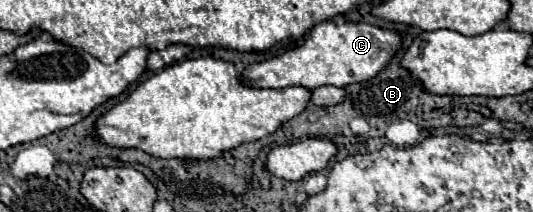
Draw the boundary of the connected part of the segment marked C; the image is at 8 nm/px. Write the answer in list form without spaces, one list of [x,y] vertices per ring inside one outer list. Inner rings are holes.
[[[324,21],[316,25],[310,37],[294,49],[272,57],[262,63],[254,63],[244,69],[244,81],[250,87],[270,87],[284,89],[290,85],[302,85],[308,89],[316,89],[322,85],[346,87],[350,83],[362,83],[376,77],[396,55],[402,45],[402,35],[394,29],[374,27],[370,23],[360,21]]]

